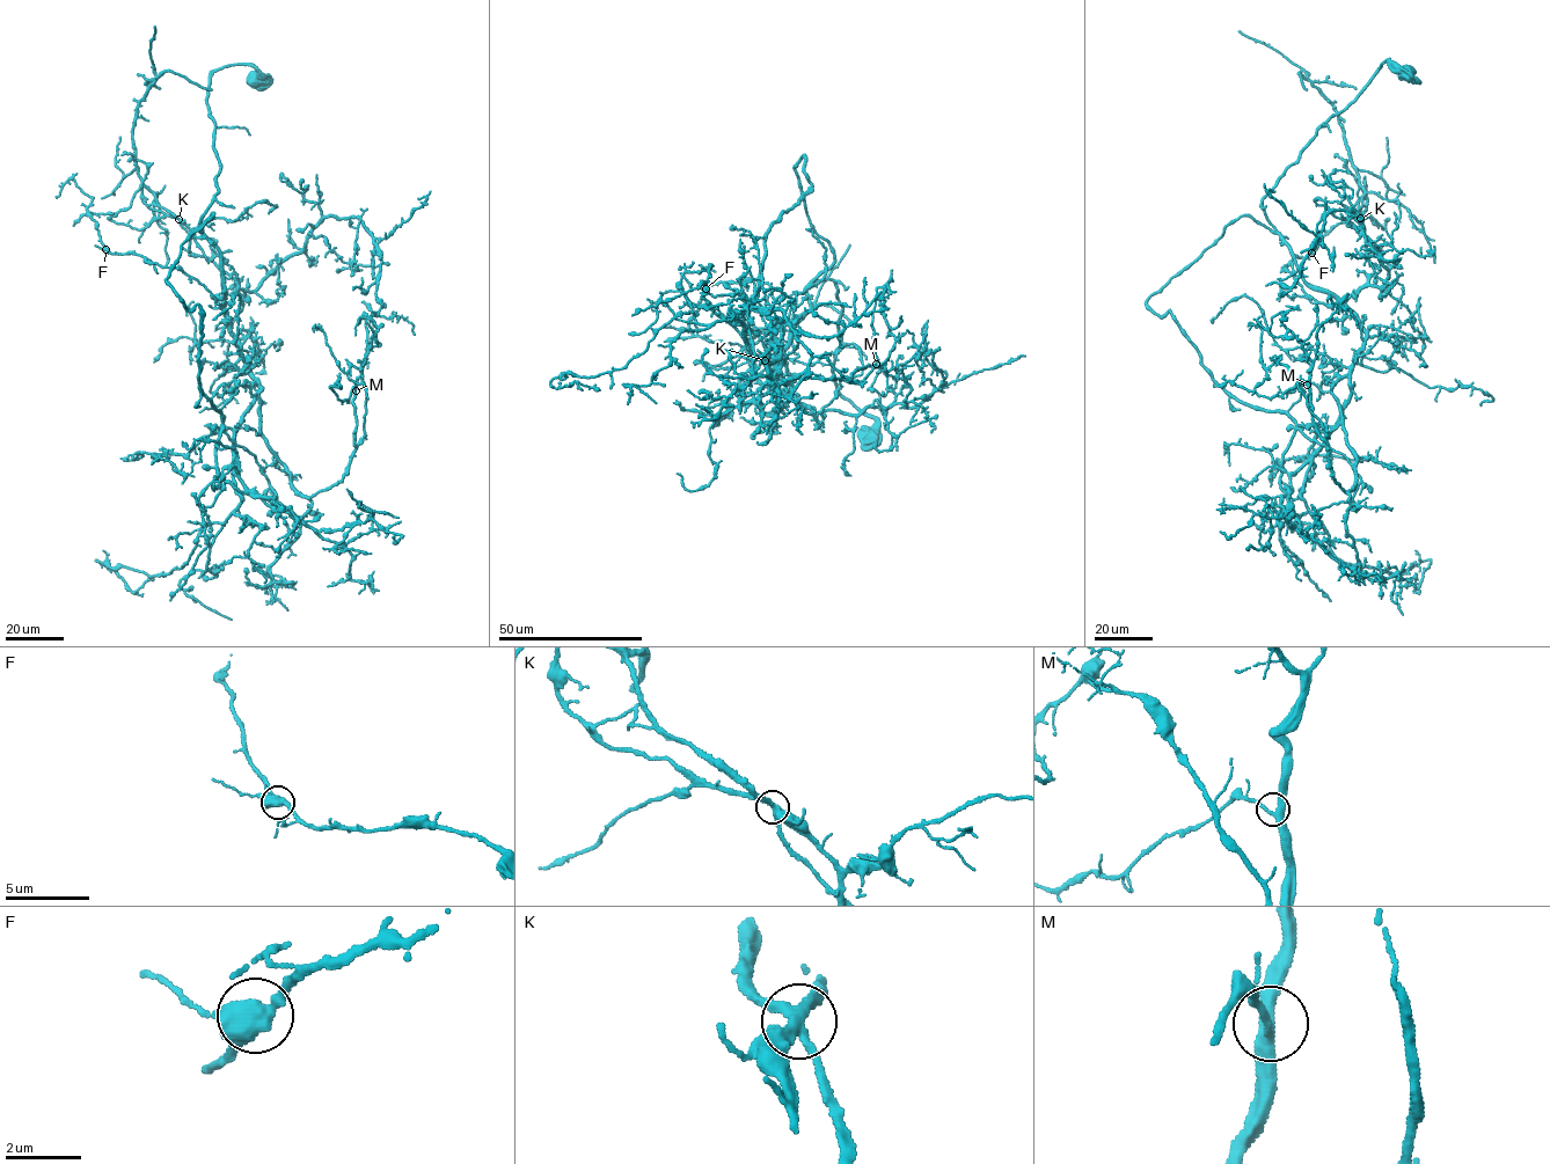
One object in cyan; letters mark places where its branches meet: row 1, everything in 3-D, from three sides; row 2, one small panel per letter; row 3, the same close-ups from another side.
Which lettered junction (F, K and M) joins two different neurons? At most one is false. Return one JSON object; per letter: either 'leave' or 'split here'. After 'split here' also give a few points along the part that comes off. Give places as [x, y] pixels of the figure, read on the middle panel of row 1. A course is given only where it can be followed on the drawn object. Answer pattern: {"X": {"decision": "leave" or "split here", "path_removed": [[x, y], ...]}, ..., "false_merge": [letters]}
{"F": {"decision": "leave"}, "K": {"decision": "split here", "path_removed": [[765, 360], [762, 354], [750, 357], [745, 349], [751, 338], [812, 307], [821, 283], [849, 244]]}, "M": {"decision": "leave"}, "false_merge": ["K"]}

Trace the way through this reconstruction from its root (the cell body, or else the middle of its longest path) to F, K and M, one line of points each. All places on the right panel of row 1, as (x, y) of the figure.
F: (1403, 72), (1383, 61), (1263, 199), (1301, 277), (1333, 305), (1309, 298), (1282, 270), (1313, 253)
K: (1403, 72), (1383, 61), (1262, 205), (1301, 277), (1343, 300), (1380, 269), (1381, 254), (1360, 218)
M: (1403, 72), (1383, 61), (1262, 205), (1301, 277), (1365, 334), (1331, 388), (1357, 460), (1346, 491), (1307, 385)

